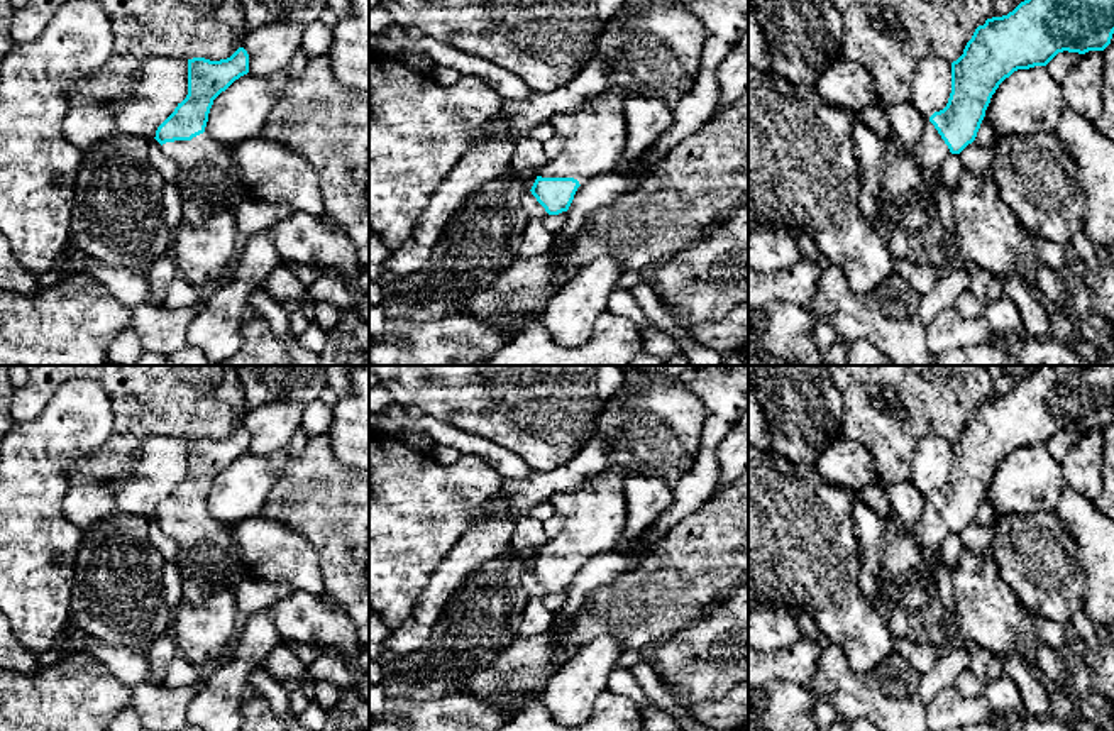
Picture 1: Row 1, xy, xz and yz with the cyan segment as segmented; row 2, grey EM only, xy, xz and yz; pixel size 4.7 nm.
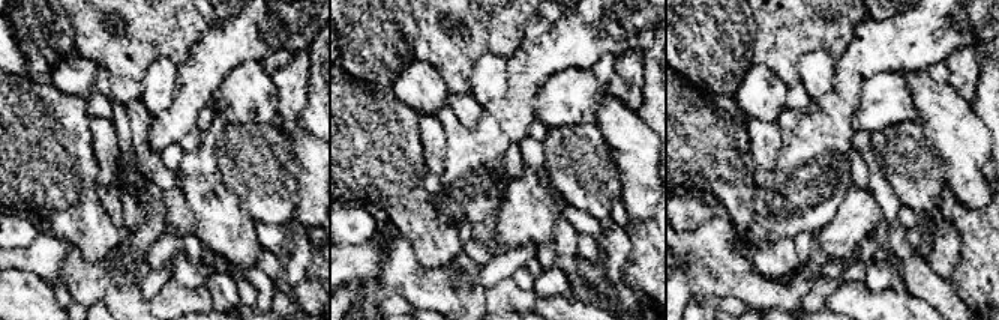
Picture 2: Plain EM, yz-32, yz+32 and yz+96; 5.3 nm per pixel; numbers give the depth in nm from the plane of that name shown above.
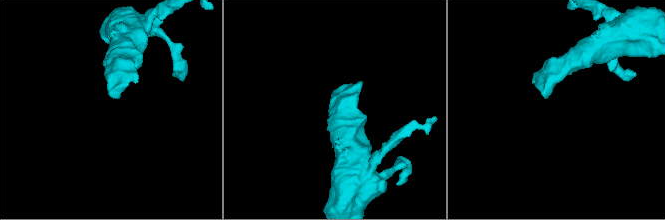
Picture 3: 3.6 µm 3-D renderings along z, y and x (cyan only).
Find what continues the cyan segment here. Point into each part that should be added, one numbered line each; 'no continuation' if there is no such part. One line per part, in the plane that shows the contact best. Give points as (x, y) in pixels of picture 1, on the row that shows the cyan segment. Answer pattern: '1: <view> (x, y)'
1: xz (595, 137)

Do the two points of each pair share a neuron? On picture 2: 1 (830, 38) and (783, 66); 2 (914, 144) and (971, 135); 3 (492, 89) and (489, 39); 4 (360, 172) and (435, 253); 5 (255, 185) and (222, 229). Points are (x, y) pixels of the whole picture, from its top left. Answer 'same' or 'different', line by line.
1: same
2: different
3: different
4: same
5: different

